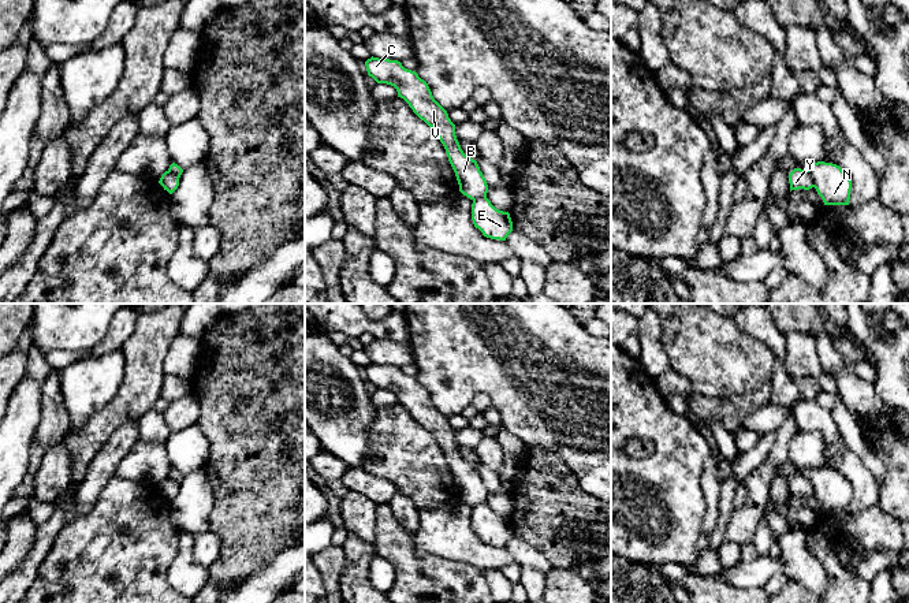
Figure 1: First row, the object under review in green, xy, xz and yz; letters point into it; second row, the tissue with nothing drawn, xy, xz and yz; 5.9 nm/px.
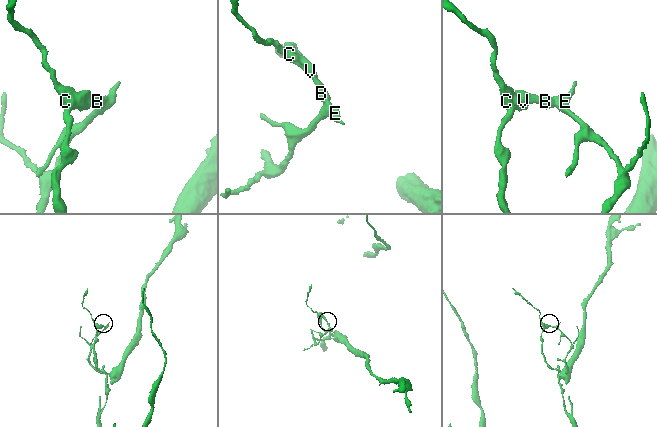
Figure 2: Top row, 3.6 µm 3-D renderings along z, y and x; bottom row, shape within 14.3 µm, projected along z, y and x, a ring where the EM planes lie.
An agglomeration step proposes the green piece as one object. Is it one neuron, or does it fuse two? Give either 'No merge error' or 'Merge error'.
Merge error

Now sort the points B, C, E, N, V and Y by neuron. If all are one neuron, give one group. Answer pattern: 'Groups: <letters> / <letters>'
Groups: B C V Y / E N

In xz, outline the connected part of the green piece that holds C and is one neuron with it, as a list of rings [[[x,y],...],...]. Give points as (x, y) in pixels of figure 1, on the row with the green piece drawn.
[[[370,57],[365,62],[368,75],[377,83],[396,89],[413,112],[437,134],[455,172],[459,191],[470,200],[487,197],[488,185],[476,160],[463,153],[455,135],[455,124],[447,111],[433,98],[428,83],[398,60]]]

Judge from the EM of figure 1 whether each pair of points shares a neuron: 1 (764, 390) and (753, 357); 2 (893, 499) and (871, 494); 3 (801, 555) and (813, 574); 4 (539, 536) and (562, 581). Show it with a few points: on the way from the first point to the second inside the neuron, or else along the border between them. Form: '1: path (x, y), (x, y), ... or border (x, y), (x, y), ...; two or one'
1: border (770, 379), (749, 393), (733, 395); two
2: border (879, 483), (879, 501), (876, 503); two
3: path (801, 559), (809, 570); one
4: border (552, 566), (572, 569), (585, 580); two

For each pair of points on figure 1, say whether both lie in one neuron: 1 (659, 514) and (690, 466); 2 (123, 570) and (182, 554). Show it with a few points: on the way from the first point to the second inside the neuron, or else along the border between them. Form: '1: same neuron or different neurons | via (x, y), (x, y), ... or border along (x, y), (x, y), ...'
1: same neuron | via (659, 502), (659, 498), (678, 479)
2: different neurons | border along (181, 532), (178, 551), (168, 569), (171, 587)

